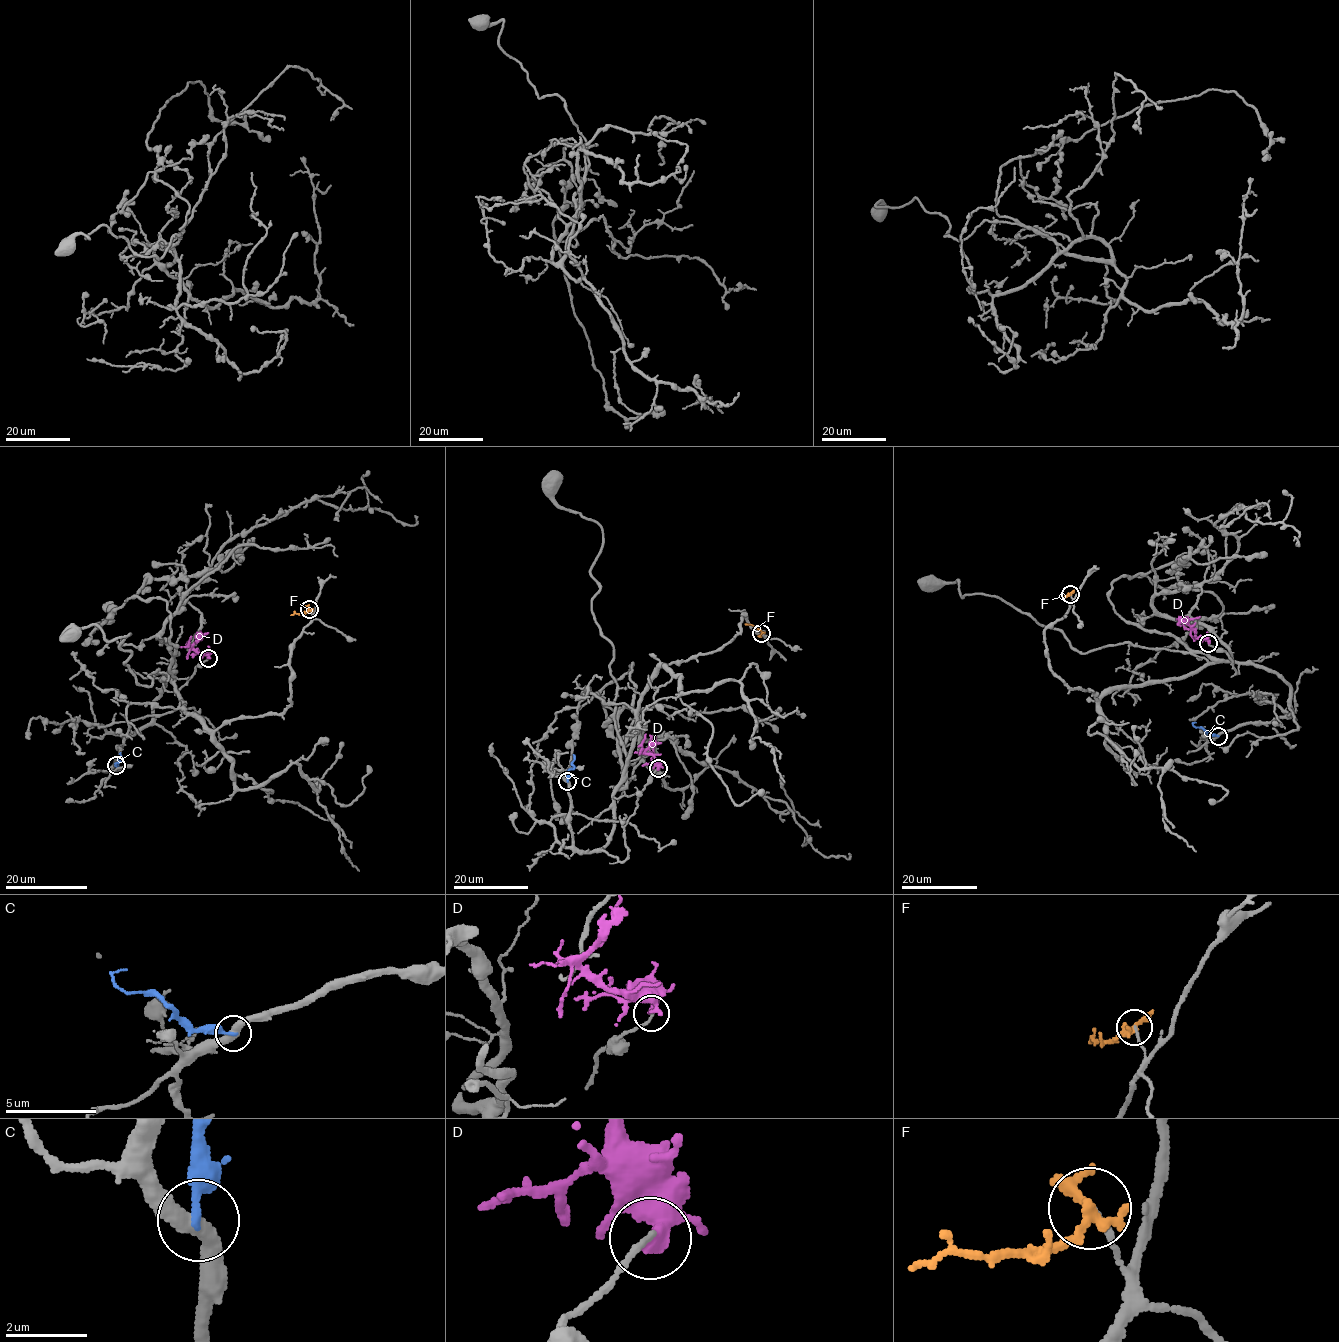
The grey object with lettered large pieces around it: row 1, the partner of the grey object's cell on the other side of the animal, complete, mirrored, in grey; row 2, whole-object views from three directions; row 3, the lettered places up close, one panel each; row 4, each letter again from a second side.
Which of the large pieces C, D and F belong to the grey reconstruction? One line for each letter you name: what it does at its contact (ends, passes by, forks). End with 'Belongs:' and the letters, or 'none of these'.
Belongs: none of these

